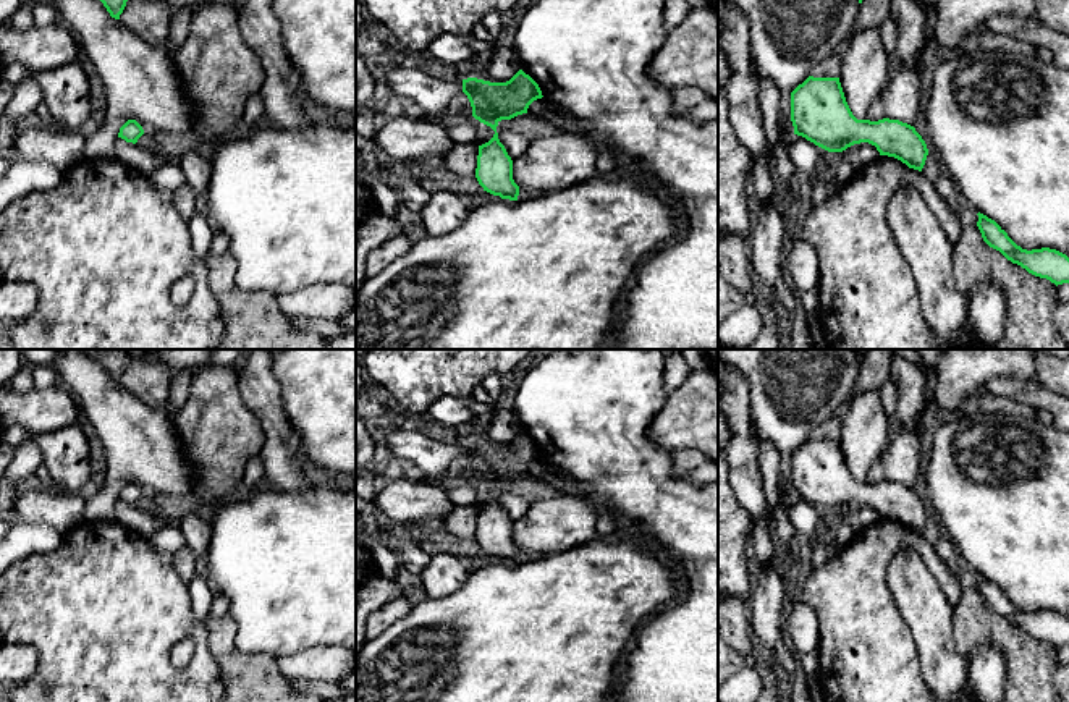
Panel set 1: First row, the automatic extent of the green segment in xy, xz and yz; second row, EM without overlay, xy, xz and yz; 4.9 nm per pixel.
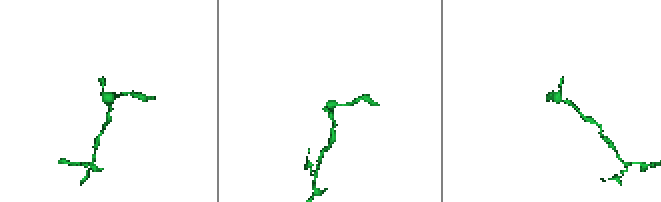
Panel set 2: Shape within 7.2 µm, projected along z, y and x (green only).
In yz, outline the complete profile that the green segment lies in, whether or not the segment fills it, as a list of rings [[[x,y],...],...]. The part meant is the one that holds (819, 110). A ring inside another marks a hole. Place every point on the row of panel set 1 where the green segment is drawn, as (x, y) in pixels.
[[[809,76],[791,92],[794,134],[828,152],[843,152],[860,142],[877,147],[880,155],[901,160],[922,171],[928,149],[914,126],[899,120],[857,120],[843,92],[839,78]]]

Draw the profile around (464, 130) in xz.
[[[474,116],[454,118],[446,125],[446,133],[454,144],[474,144],[480,125]]]

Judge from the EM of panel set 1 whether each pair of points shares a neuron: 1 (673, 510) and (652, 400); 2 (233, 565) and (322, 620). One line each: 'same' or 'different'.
1: same
2: same

